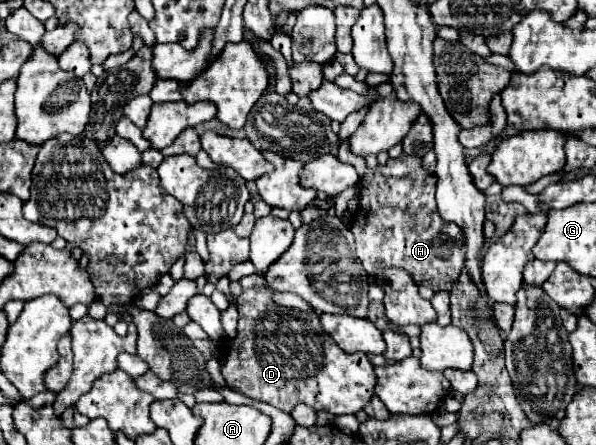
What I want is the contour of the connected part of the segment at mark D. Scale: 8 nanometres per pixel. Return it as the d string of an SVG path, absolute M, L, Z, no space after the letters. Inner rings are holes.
M268 286L248 288L238 296L238 334L222 342L222 362L220 370L226 384L250 398L268 402L282 412L292 412L296 404L306 404L314 410L326 410L332 414L354 414L362 410L374 394L374 366L366 354L346 354L334 344L334 340L322 332L318 314L304 314L294 308L280 306L272 300L272 290Z

